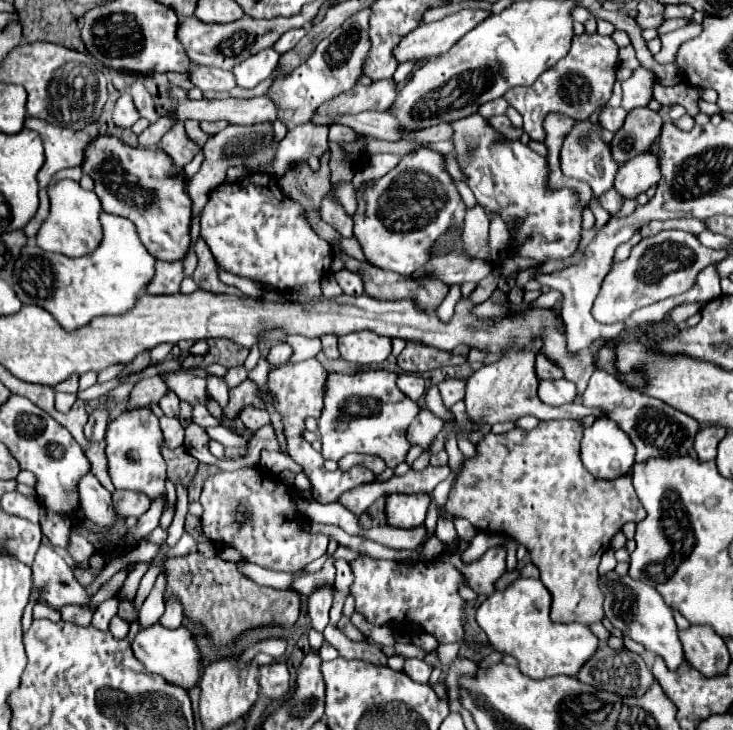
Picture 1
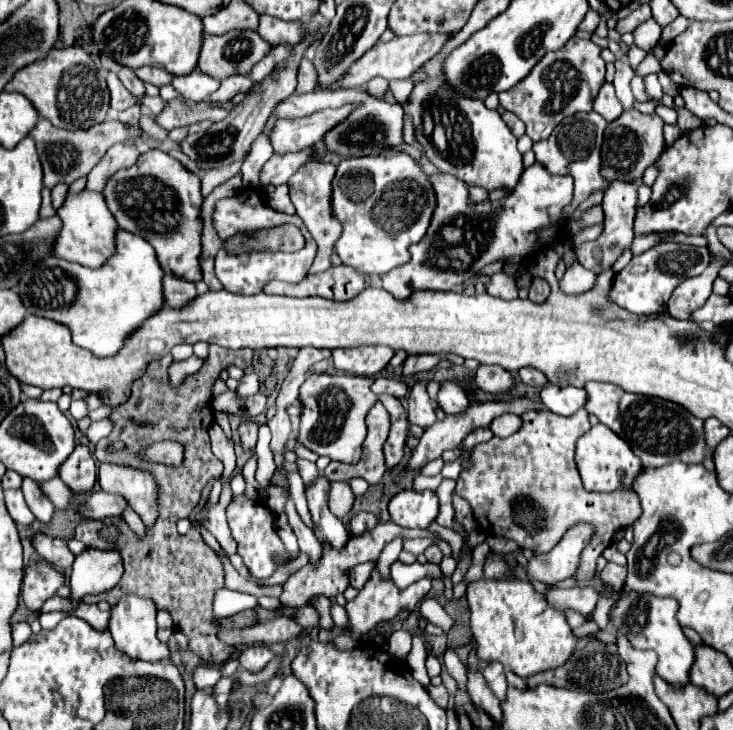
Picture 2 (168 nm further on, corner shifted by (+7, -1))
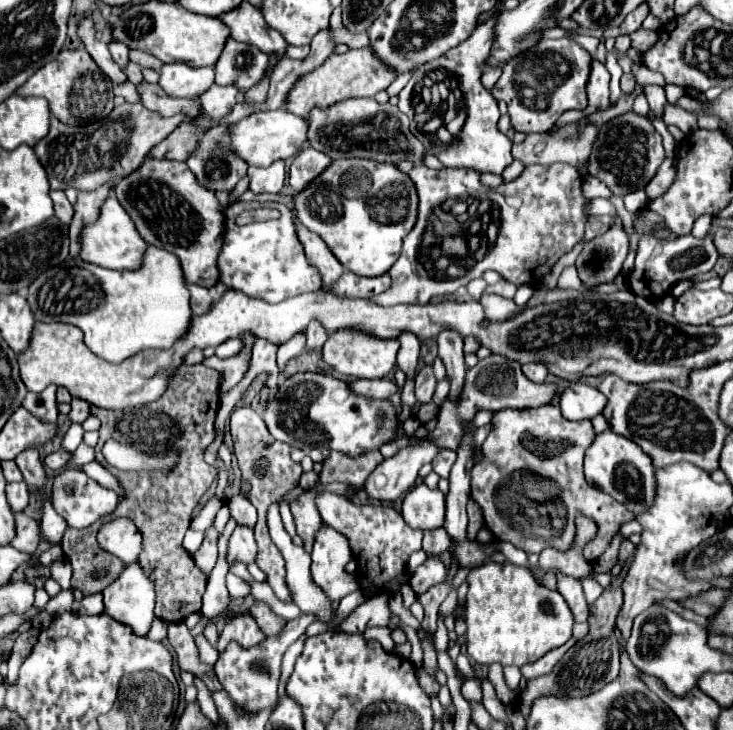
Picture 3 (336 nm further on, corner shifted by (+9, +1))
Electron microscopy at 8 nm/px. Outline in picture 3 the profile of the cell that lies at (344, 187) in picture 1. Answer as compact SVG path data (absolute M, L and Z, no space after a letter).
M272 162L268 168L248 168L248 178L250 178L250 190L254 194L278 194L282 190L284 178L286 178L286 168L284 162Z

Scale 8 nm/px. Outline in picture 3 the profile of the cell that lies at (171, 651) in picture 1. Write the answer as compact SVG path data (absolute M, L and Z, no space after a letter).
M138 560L128 562L120 578L102 594L108 616L130 626L136 636L146 636L154 620L154 584L142 572Z

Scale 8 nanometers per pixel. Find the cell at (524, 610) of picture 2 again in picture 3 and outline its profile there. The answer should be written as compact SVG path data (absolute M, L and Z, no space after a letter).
M486 562L468 574L466 598L466 646L478 664L502 664L522 668L542 658L548 650L562 646L572 636L572 612L558 590L542 586L528 568Z

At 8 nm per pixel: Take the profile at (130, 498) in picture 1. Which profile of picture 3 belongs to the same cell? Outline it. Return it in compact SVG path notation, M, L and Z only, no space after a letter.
M62 470L52 484L52 506L68 522L70 528L86 528L96 520L108 516L118 506L118 494L100 486L96 480L88 478L82 470Z

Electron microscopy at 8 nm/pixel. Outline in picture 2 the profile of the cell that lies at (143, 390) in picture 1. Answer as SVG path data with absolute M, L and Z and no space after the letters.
M104 418L104 420L92 422L90 428L88 428L88 432L86 432L86 436L88 436L88 440L90 440L92 444L96 444L98 440L106 438L110 432L112 432L112 420L110 420L110 418Z

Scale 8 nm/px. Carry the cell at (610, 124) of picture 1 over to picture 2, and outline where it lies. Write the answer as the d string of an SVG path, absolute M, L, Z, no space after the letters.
M604 82L604 86L600 88L600 92L598 92L596 100L594 100L594 110L600 116L604 116L604 120L608 120L608 122L616 120L622 114L622 104L620 104L620 100L614 94L614 86L612 84Z

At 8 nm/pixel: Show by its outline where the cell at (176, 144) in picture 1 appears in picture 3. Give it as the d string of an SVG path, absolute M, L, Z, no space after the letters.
M220 124L208 130L198 144L194 156L186 162L200 186L212 192L232 192L240 178L246 176L246 162L230 148L226 126Z

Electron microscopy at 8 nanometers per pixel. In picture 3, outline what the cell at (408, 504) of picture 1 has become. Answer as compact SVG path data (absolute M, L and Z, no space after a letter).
M418 484L406 494L402 514L412 528L436 530L445 521L446 496L438 488L430 490L426 484Z

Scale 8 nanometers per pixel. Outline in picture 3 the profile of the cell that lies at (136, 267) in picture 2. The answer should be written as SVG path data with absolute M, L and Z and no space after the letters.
M154 246L148 248L142 268L132 272L106 270L80 258L72 258L70 268L52 268L46 274L40 274L34 284L30 284L28 304L38 322L66 322L78 326L84 332L84 342L88 348L108 362L122 362L124 358L132 358L148 348L168 350L186 336L190 318L194 316L190 310L190 292L186 290L186 280L178 258Z

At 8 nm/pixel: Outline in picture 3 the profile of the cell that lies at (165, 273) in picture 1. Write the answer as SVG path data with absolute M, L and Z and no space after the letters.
M188 284L188 290L190 290L190 304L192 304L192 310L194 314L206 314L206 310L210 310L210 306L214 304L210 292L202 286L194 286L194 284Z

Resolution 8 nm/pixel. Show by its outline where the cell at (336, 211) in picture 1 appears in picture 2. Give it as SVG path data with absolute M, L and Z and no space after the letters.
M310 162L310 164L302 166L288 182L292 204L318 244L316 258L308 273L324 272L331 267L334 244L342 234L342 224L340 224L340 220L336 220L336 214L332 212L332 178L334 178L334 172L336 172L336 166L330 162Z

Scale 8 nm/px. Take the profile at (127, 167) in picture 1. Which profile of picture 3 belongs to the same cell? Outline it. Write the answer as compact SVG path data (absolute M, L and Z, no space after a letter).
M146 160L136 172L118 182L116 198L150 246L158 246L180 258L188 284L204 288L218 284L218 250L222 250L226 208L214 192L204 190L196 182L186 162Z

